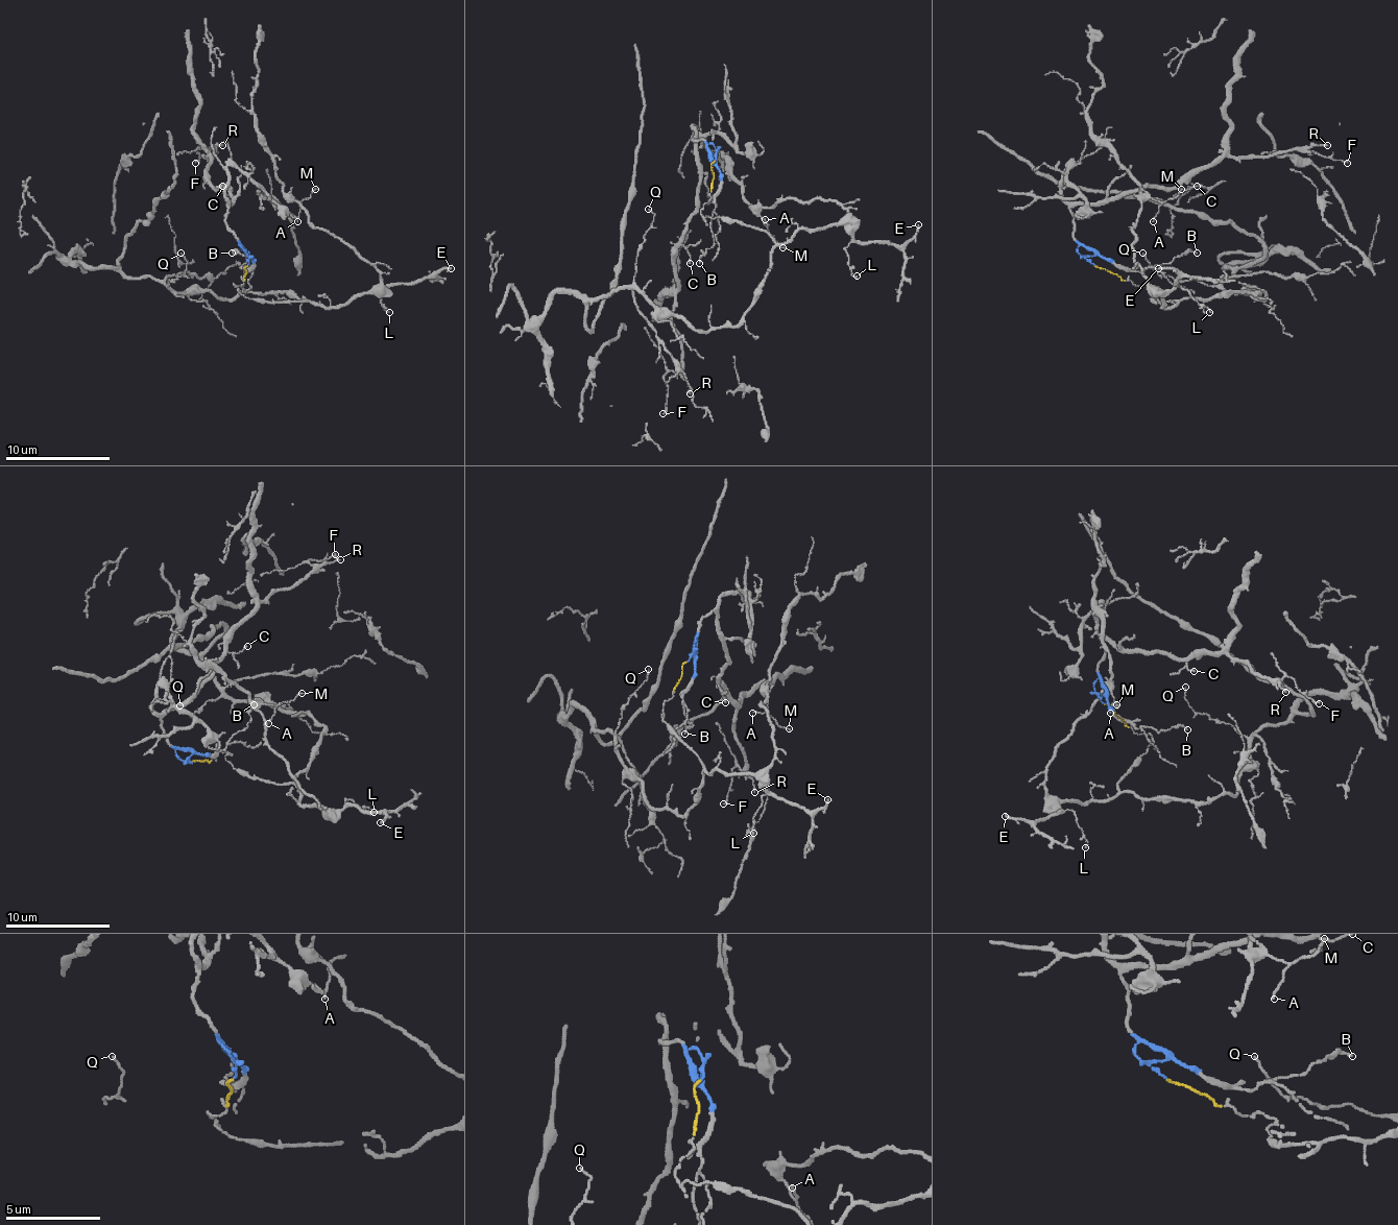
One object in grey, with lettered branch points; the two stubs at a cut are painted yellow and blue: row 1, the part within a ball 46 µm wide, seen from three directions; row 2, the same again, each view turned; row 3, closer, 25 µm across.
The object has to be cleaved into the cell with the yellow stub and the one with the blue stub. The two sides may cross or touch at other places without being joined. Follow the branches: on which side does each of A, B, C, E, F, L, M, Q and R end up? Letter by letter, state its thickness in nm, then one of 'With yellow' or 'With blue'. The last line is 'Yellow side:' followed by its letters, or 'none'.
A: Thickness 90 nm. With yellow
B: Thickness 120 nm. With blue
C: Thickness 110 nm. With blue
E: Thickness 160 nm. With yellow
F: Thickness 120 nm. With blue
L: Thickness 100 nm. With yellow
M: Thickness 100 nm. With yellow
Q: Thickness 80 nm. With yellow
R: Thickness 120 nm. With blue
Yellow side: A, E, L, M, Q

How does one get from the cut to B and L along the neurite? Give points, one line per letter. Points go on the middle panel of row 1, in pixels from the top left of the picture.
B: (716, 162), (716, 157), (716, 167), (721, 174), (716, 209), (710, 219), (713, 245), (700, 256), (700, 263)
L: (713, 162), (705, 219), (737, 219), (775, 242), (841, 224), (857, 277)

